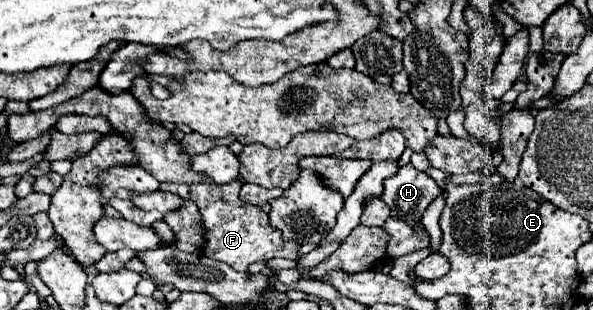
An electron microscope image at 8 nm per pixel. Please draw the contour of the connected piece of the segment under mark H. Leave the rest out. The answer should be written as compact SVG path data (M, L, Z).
M411 164L401 166L401 170L385 180L385 190L381 200L391 208L391 216L407 220L415 232L421 232L419 220L425 208L443 190L425 172L413 168Z

